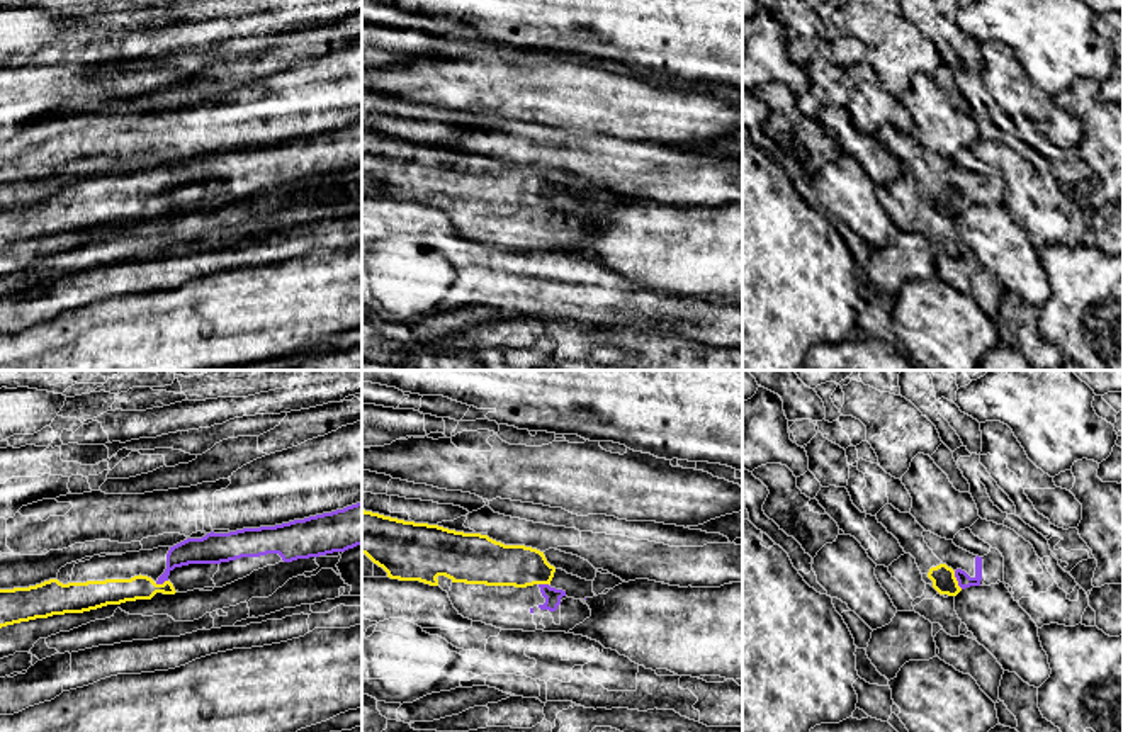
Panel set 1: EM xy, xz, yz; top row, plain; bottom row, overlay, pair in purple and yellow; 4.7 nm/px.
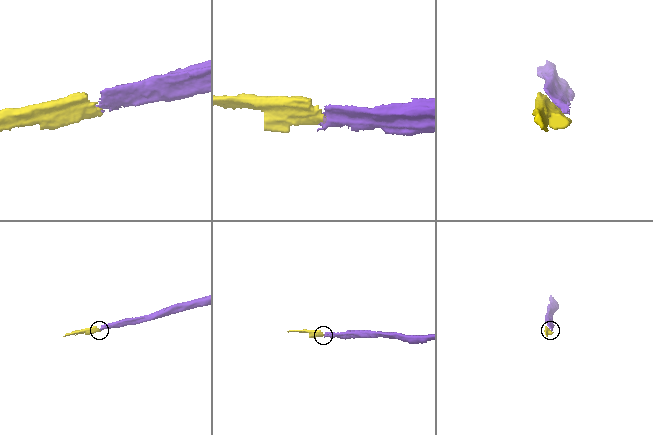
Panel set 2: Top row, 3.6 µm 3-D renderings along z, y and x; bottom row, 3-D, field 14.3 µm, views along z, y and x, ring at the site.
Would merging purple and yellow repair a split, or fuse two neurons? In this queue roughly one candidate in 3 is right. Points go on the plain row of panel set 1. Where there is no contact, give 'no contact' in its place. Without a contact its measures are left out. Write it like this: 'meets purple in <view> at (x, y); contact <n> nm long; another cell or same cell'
meets purple in yz at (957, 199); contact 100 nm long; same cell

